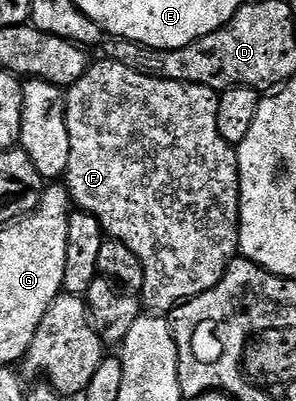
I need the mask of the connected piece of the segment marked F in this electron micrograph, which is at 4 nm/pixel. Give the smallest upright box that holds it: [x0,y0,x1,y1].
[66,59,240,315]

